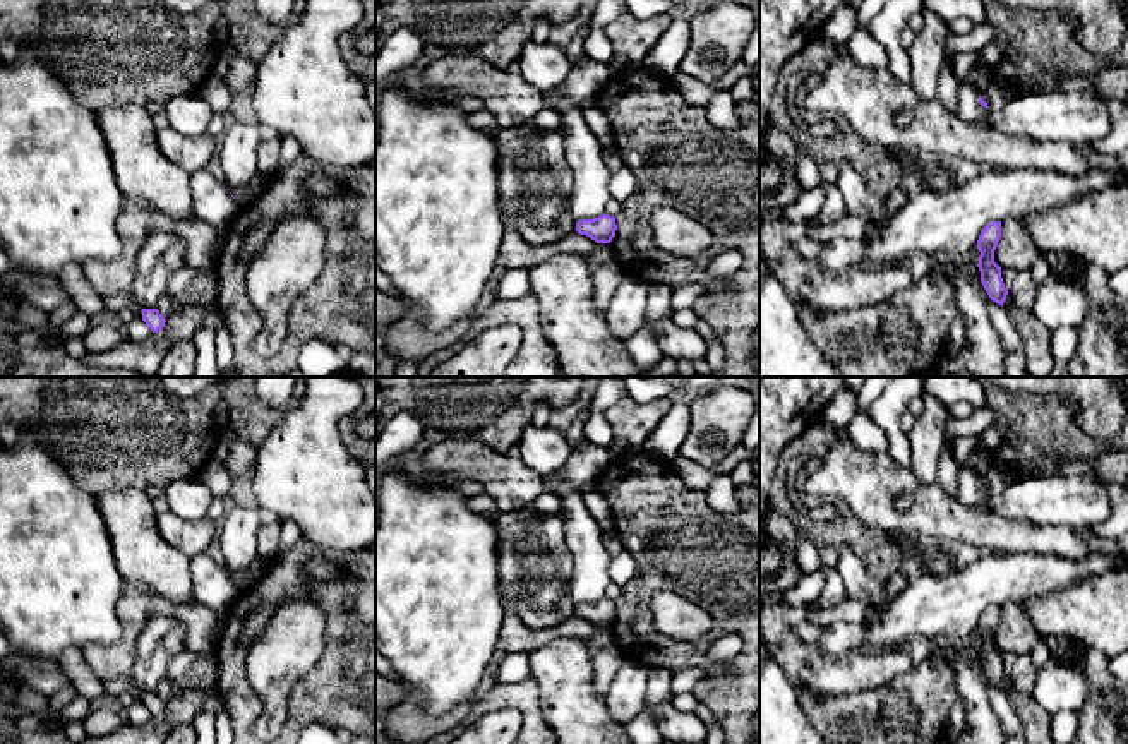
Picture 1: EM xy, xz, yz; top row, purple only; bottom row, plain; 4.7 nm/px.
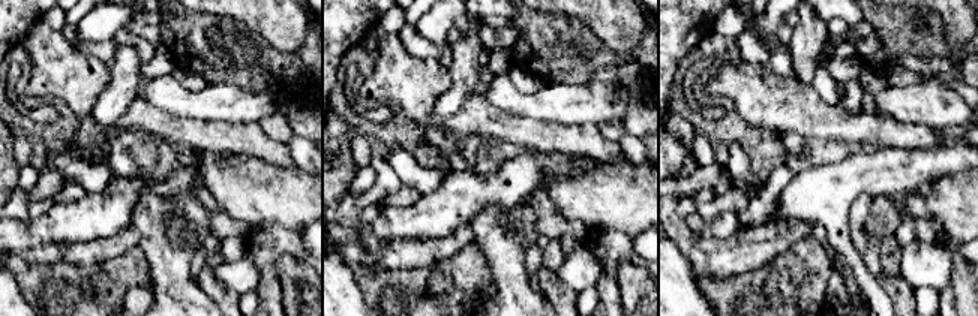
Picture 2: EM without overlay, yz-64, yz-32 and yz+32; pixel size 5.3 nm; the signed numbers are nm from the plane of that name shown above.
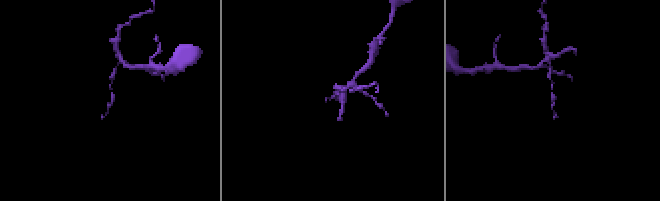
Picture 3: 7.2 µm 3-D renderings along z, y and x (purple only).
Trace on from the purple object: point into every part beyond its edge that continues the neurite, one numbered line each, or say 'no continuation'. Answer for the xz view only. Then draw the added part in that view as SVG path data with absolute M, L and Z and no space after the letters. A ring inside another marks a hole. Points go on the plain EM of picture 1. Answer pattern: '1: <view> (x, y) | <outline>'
no continuation

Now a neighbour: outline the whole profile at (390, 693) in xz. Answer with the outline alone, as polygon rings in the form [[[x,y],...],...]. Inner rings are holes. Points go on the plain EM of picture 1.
[[[375,672],[375,744],[396,744],[384,729],[384,713],[396,705],[403,705],[408,696],[401,682],[386,679]]]

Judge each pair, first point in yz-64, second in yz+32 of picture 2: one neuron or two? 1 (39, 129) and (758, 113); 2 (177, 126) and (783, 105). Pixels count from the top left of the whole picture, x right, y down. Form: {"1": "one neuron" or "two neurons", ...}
{"1": "two neurons", "2": "one neuron"}

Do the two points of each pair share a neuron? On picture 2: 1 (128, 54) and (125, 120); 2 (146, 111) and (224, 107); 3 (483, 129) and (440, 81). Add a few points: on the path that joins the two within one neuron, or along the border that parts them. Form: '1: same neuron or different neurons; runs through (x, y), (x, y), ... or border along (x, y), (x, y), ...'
1: different neurons; border along (135, 93), (113, 131)
2: different neurons; border along (135, 95), (171, 113), (197, 119)
3: same neuron; runs through (461, 125), (431, 119), (428, 104)

